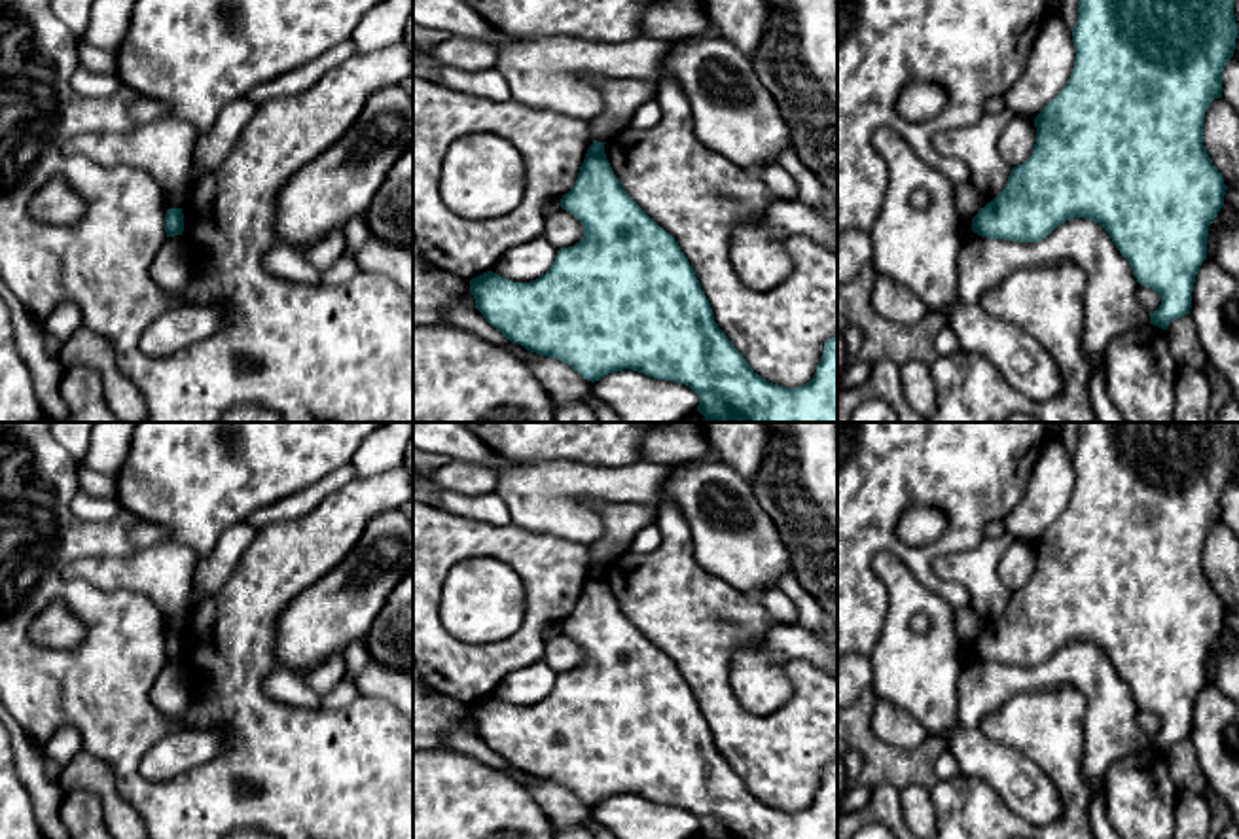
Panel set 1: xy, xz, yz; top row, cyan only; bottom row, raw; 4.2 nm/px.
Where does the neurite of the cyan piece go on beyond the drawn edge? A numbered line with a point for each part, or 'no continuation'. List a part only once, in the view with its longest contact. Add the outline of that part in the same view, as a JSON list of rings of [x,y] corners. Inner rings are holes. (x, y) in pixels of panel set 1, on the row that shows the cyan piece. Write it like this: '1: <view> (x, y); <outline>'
no continuation

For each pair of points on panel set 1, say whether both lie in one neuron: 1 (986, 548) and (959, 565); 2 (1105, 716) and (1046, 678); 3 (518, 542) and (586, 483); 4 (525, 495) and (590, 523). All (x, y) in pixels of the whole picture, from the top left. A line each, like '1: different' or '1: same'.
1: same
2: same
3: different
4: same

